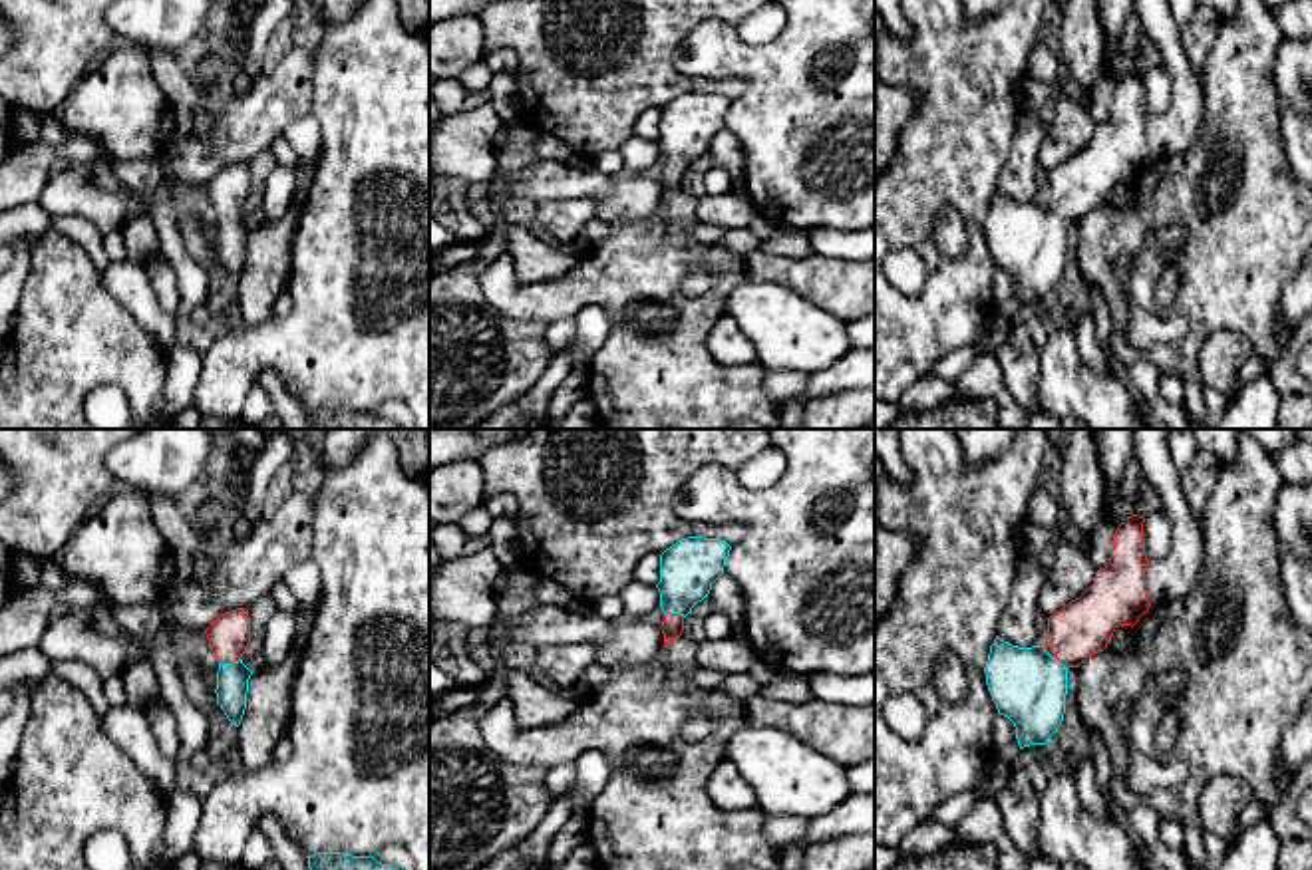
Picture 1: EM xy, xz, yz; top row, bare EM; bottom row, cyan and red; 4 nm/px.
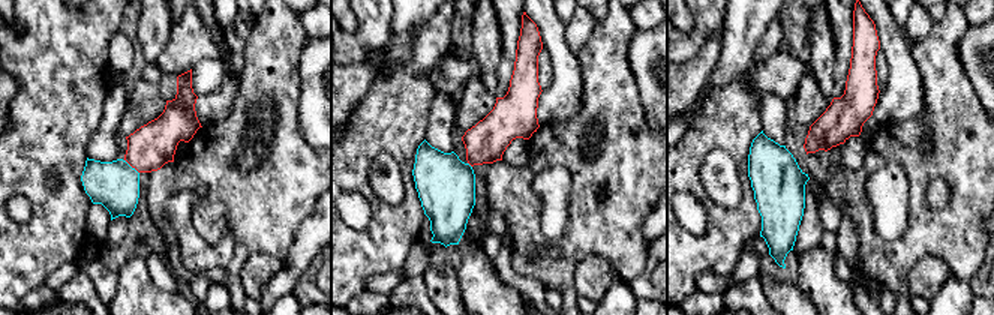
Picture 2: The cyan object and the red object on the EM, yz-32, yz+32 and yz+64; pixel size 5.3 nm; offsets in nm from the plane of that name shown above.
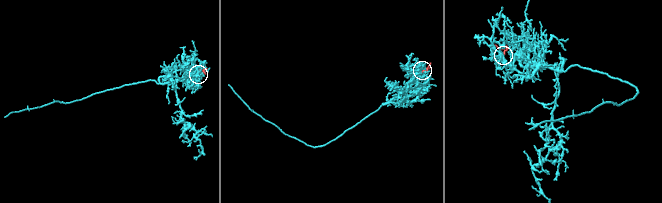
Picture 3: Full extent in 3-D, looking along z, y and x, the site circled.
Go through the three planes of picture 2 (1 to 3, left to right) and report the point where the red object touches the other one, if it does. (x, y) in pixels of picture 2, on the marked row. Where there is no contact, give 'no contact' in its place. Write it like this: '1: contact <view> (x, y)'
1: contact yz-32 (131, 167)
2: contact yz+32 (470, 165)
3: no contact

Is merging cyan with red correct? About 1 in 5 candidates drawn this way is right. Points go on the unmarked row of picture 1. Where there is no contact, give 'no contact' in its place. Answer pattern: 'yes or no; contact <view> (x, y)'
yes; contact yz (1054, 213)

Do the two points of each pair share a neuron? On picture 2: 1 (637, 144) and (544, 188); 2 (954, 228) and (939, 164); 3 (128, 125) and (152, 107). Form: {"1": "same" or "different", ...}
{"1": "different", "2": "same", "3": "same"}

